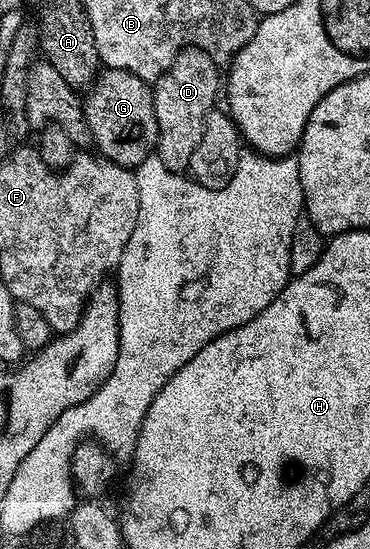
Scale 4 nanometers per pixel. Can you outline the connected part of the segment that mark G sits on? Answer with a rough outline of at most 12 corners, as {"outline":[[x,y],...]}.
{"outline":[[105,67],[84,96],[99,155],[135,170],[156,152],[149,81]]}

